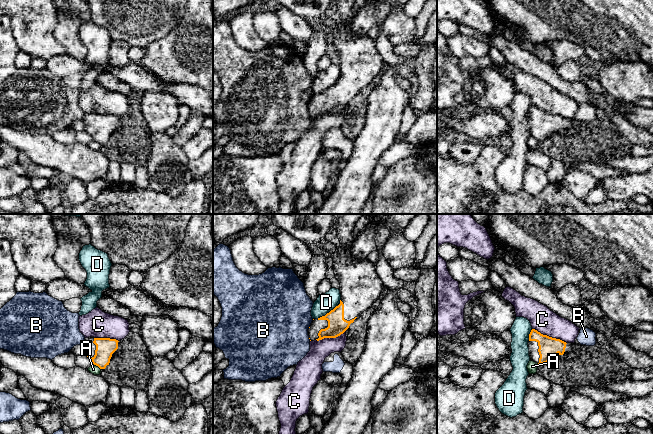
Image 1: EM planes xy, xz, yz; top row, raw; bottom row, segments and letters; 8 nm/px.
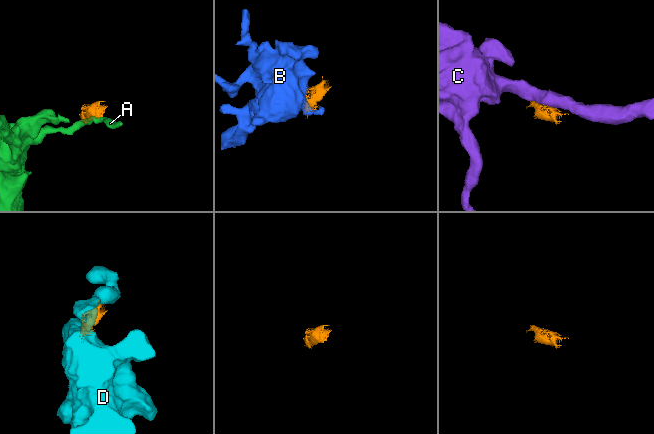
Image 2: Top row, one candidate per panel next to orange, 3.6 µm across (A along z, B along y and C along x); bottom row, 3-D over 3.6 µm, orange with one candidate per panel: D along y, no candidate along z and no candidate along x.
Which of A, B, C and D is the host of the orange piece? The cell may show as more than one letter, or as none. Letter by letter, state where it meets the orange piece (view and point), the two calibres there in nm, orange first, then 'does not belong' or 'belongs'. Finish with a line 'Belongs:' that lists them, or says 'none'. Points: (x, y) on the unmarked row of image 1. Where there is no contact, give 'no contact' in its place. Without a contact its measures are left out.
A: contact xy (97, 141); calibres 160 and 70 nm; does not belong
B: no contact; does not belong
C: contact yz (548, 112); calibres 170 and 200 nm; does not belong
D: contact xz (327, 89); calibres 160 and 150 nm; does not belong
Belongs: none

